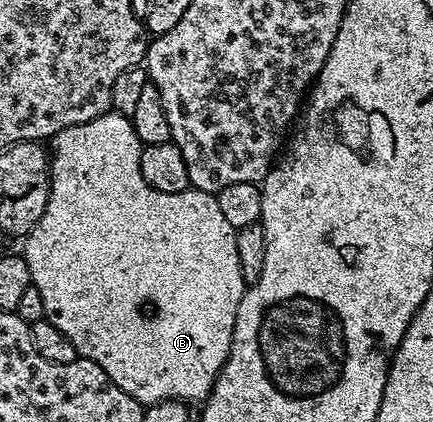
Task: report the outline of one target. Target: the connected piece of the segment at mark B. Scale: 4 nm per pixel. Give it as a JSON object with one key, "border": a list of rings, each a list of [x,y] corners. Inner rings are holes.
{"border":[[[109,110],[103,116],[93,118],[89,122],[81,122],[77,126],[69,126],[65,130],[61,130],[50,141],[49,144],[49,159],[51,161],[51,185],[49,186],[49,202],[45,206],[45,214],[41,214],[41,218],[37,222],[37,226],[33,226],[33,230],[27,233],[22,241],[21,255],[25,258],[25,262],[29,266],[29,274],[34,288],[41,294],[41,302],[45,302],[45,319],[53,322],[53,326],[57,326],[57,330],[61,330],[61,334],[65,334],[65,338],[69,338],[69,342],[73,342],[76,353],[82,359],[92,360],[97,362],[97,366],[101,366],[101,370],[105,370],[105,374],[109,374],[109,378],[117,386],[121,386],[121,390],[125,390],[125,394],[129,394],[134,400],[144,406],[159,404],[162,400],[181,400],[184,402],[202,402],[207,399],[211,393],[211,387],[215,384],[215,378],[220,370],[225,366],[227,355],[231,349],[231,339],[233,338],[233,330],[237,322],[237,306],[241,302],[245,285],[243,283],[243,275],[241,274],[241,258],[237,258],[237,238],[235,237],[236,229],[229,226],[229,221],[221,214],[221,206],[217,206],[217,195],[210,192],[202,192],[196,188],[188,187],[185,192],[177,194],[165,194],[161,190],[153,190],[149,186],[149,182],[145,182],[145,178],[141,174],[141,154],[143,153],[144,145],[137,138],[137,134],[131,125],[129,116],[122,116],[121,113]]]}

